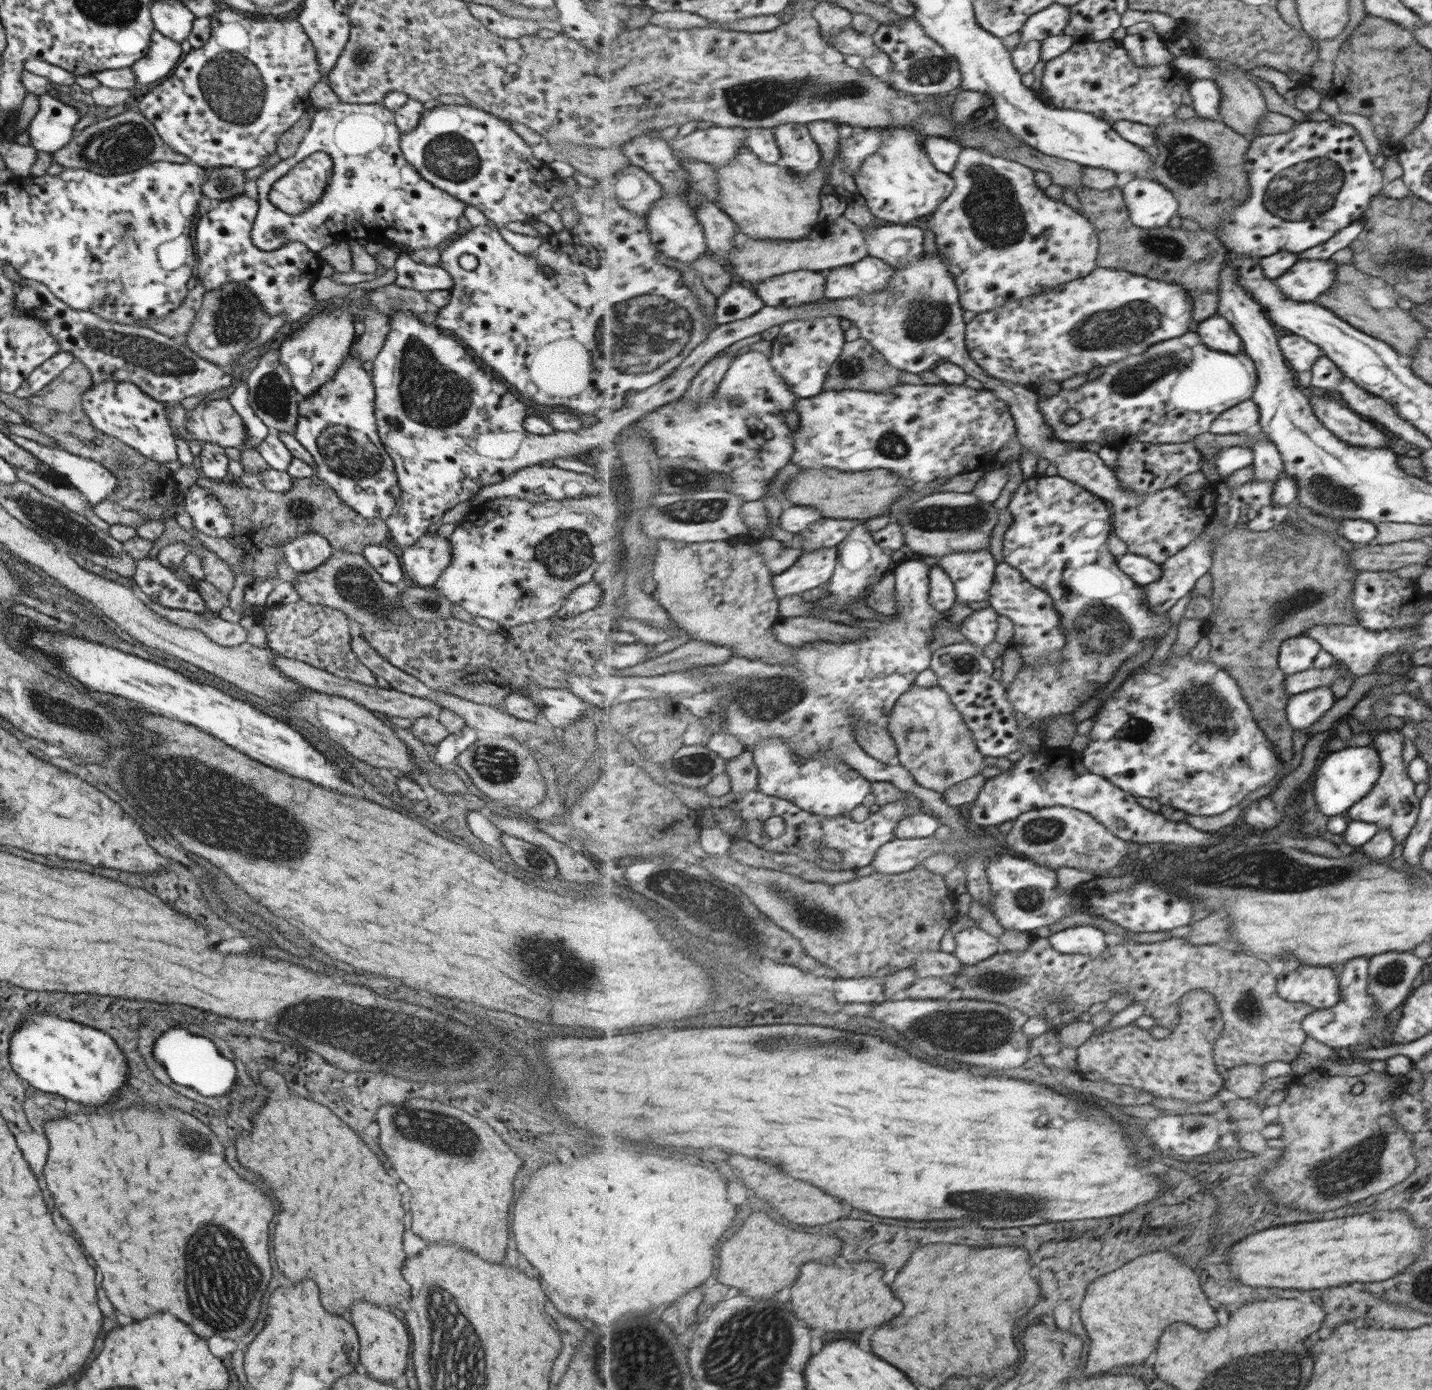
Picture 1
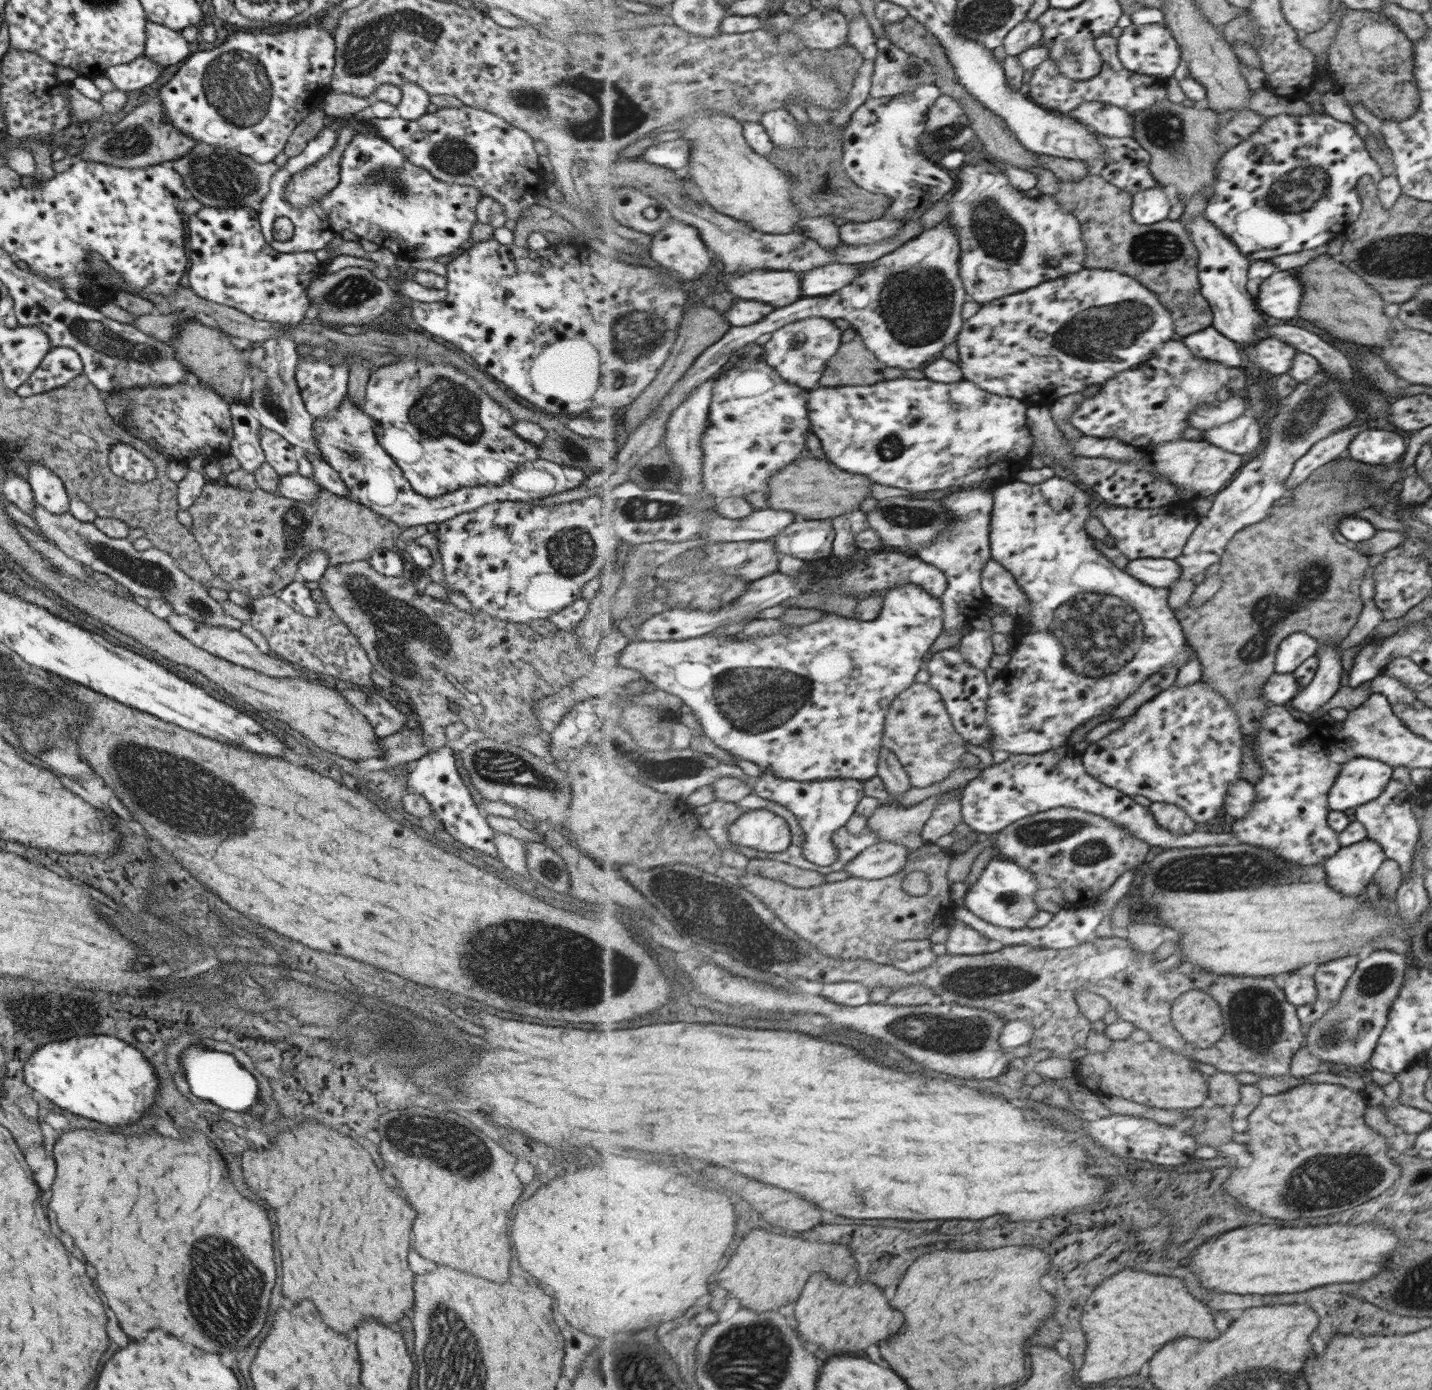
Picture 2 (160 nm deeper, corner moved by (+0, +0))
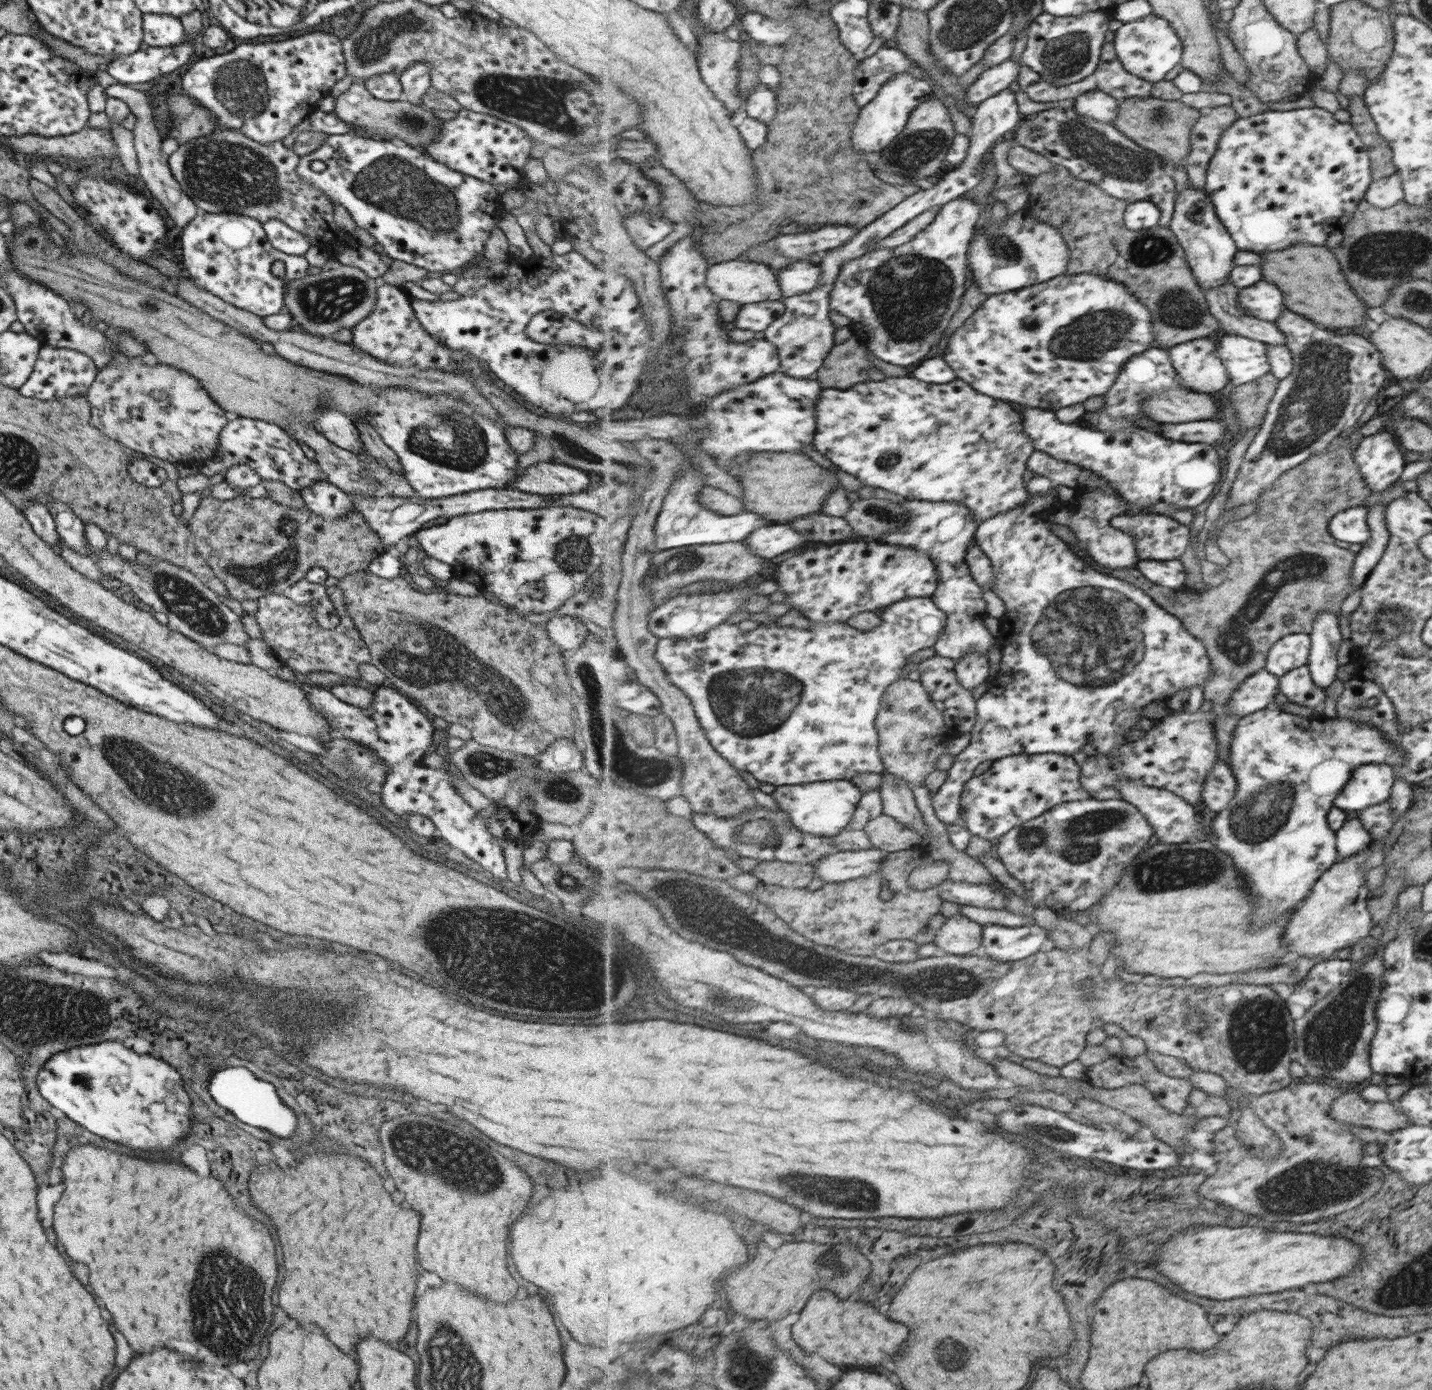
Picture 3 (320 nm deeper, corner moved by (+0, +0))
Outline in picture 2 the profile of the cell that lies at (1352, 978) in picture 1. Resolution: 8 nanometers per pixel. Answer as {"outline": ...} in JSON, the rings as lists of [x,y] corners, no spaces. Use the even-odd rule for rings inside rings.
{"outline":[[[1355,953],[1345,954],[1337,959],[1321,962],[1315,970],[1315,990],[1318,996],[1311,1004],[1299,1005],[1297,1015],[1301,1024],[1310,1025],[1332,1007],[1342,988],[1346,986],[1357,964]]]}

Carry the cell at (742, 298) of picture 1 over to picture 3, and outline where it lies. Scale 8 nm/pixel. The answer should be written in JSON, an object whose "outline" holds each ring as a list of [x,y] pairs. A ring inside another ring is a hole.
{"outline":[[[767,300],[742,305],[742,308],[734,322],[735,328],[754,332],[764,332],[786,313],[786,304],[783,301]]]}

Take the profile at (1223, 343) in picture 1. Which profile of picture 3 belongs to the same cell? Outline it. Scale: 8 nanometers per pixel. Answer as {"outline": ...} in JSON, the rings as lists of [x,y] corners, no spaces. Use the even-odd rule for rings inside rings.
{"outline":[[[1205,337],[1175,345],[1169,350],[1171,361],[1183,387],[1212,394],[1230,382],[1227,367],[1219,357],[1218,341]]]}

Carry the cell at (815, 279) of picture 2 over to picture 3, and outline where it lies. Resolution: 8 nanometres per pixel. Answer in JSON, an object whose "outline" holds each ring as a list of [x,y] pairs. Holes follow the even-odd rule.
{"outline":[[[797,261],[789,268],[775,270],[785,298],[811,293],[821,284],[822,269],[818,263]]]}

